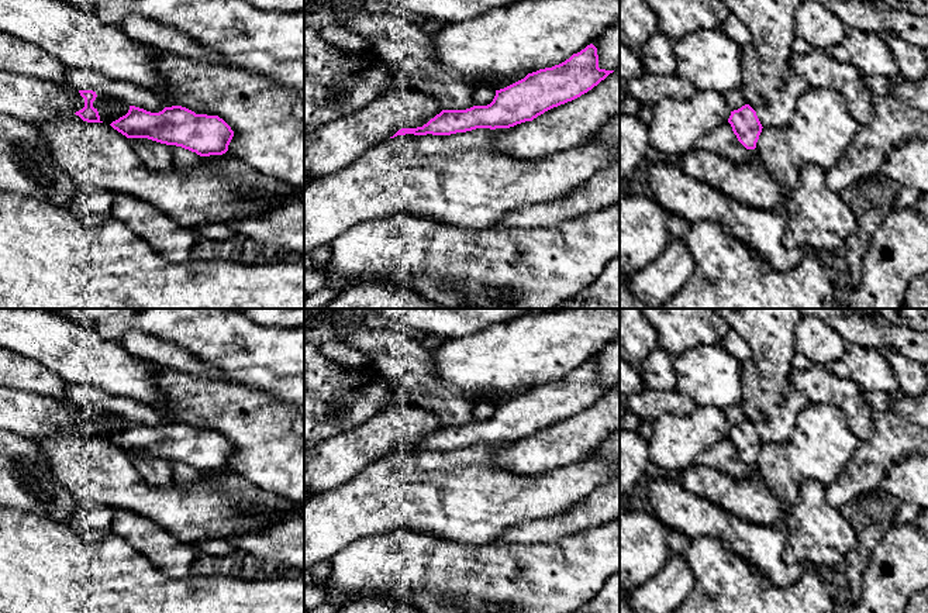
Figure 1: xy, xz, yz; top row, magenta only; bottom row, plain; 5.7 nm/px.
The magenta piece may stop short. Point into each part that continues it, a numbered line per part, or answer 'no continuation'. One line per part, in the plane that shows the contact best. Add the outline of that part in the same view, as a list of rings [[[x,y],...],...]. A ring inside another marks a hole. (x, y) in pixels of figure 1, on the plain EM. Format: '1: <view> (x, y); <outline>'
no continuation

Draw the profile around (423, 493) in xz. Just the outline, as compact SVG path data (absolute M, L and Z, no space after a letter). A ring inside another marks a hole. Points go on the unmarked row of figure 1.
M476 444L451 451L397 451L373 462L355 478L332 490L313 495L304 502L304 572L330 561L356 540L380 535L397 528L411 528L425 535L468 545L482 545L500 537L507 528L555 517L579 504L615 473L615 466L580 461L538 475L521 475L496 464L494 455L507 444Z

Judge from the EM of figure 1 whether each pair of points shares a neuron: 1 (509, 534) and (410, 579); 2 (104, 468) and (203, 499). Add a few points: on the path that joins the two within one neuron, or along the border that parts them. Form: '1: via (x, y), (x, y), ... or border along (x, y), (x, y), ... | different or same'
1: border along (493, 540), (528, 544) | different
2: via (128, 491), (144, 499), (179, 499) | same

